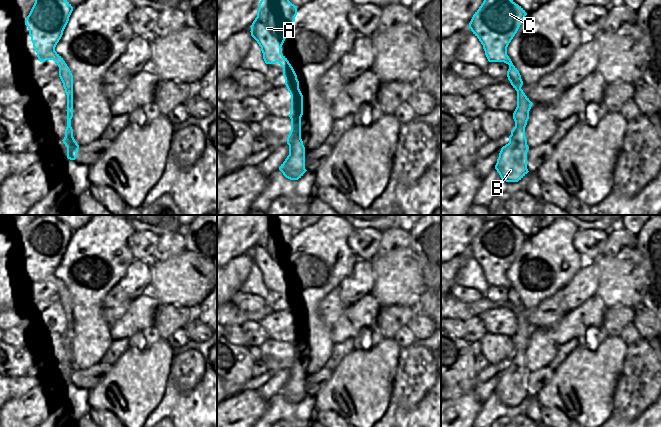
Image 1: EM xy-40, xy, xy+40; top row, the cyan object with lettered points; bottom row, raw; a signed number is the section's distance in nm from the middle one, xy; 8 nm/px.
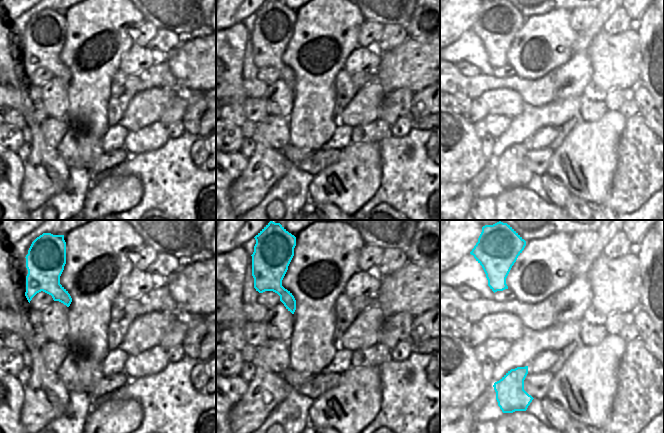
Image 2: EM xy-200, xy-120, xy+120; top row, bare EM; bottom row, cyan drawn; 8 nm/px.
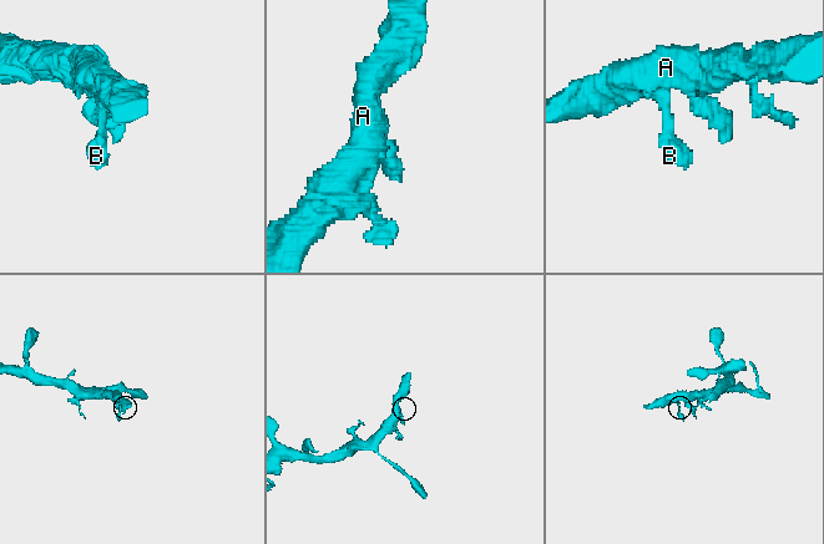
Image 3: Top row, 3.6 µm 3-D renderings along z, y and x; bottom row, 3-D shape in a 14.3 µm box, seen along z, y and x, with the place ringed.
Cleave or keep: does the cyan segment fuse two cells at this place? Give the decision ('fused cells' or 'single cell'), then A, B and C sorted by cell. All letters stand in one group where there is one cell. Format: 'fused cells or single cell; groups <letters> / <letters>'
single cell; groups A B C

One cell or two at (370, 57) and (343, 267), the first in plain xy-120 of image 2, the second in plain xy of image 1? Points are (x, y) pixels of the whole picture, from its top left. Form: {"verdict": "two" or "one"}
{"verdict": "two"}

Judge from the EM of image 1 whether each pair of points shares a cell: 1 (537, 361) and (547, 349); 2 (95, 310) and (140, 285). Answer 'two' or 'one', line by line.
1: one
2: two

